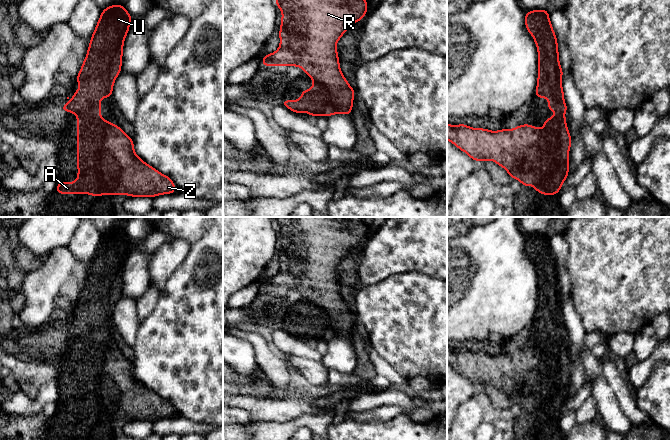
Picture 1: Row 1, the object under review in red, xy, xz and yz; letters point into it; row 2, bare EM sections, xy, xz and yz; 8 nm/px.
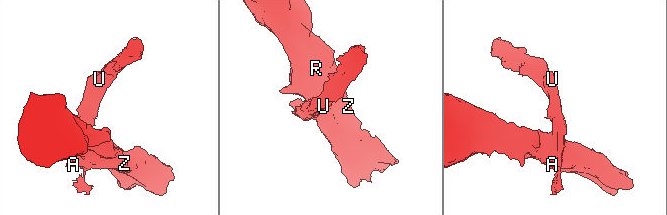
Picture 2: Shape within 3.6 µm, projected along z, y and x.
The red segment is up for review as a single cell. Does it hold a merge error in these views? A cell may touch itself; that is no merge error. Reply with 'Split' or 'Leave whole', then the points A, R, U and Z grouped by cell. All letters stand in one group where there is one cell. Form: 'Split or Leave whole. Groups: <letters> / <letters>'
Leave whole. Groups: A R U Z

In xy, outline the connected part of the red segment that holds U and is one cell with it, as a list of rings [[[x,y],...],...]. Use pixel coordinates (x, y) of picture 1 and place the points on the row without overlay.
[[[114,228],[102,234],[95,254],[90,262],[87,279],[74,306],[79,306],[80,311],[73,317],[73,323],[67,321],[66,329],[61,329],[62,336],[73,336],[77,343],[77,405],[58,406],[55,417],[57,418],[90,418],[94,421],[100,419],[128,419],[131,421],[150,421],[173,418],[176,410],[173,404],[160,397],[138,381],[134,374],[134,367],[117,348],[109,347],[100,340],[102,326],[99,322],[112,321],[115,303],[121,296],[123,269],[133,241],[127,236],[124,229]]]

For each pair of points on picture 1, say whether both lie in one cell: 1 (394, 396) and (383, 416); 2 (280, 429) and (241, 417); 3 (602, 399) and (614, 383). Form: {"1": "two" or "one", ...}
{"1": "two", "2": "two", "3": "two"}

